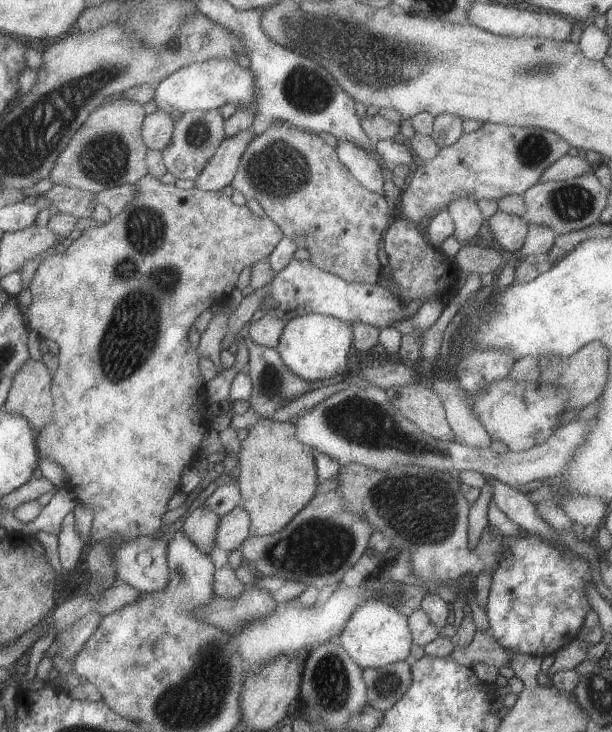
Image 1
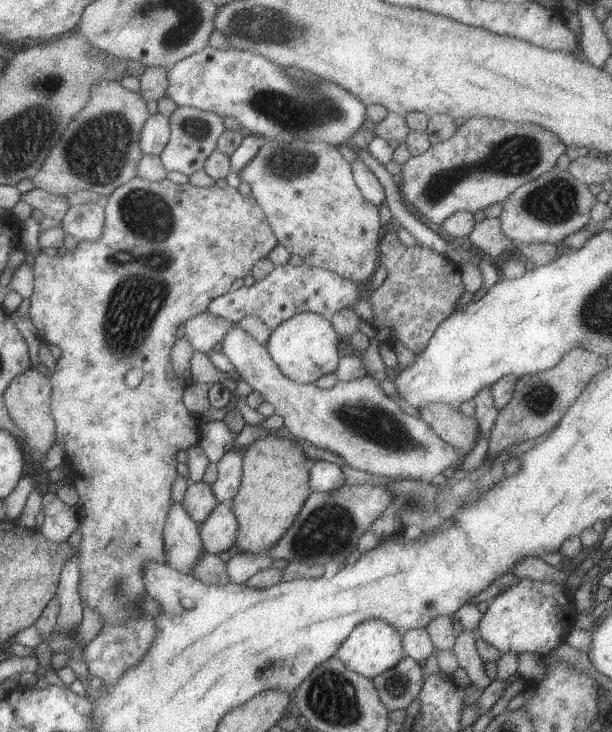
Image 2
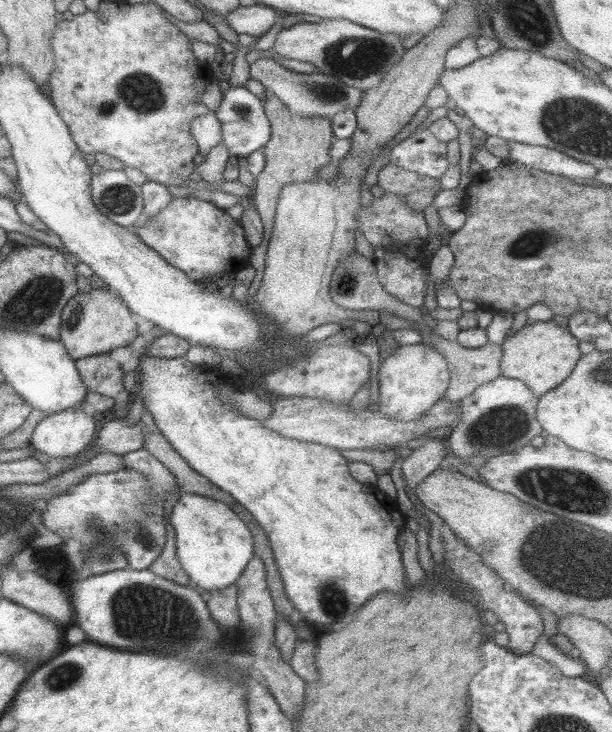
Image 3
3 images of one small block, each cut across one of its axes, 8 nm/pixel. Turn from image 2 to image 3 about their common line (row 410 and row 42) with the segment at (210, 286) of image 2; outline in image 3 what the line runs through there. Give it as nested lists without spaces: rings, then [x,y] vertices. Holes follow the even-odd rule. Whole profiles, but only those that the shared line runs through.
[[[99,2],[97,14],[87,10],[85,14],[55,26],[51,38],[55,68],[49,74],[47,96],[67,124],[73,144],[83,156],[105,154],[129,168],[141,170],[147,182],[191,188],[189,174],[195,172],[193,156],[199,154],[199,148],[191,138],[191,122],[209,112],[199,98],[205,86],[213,82],[211,70],[195,58],[187,46],[187,36],[167,20],[163,8],[155,2],[139,2],[131,6]],[[97,14],[101,14],[105,22],[101,22]]]

